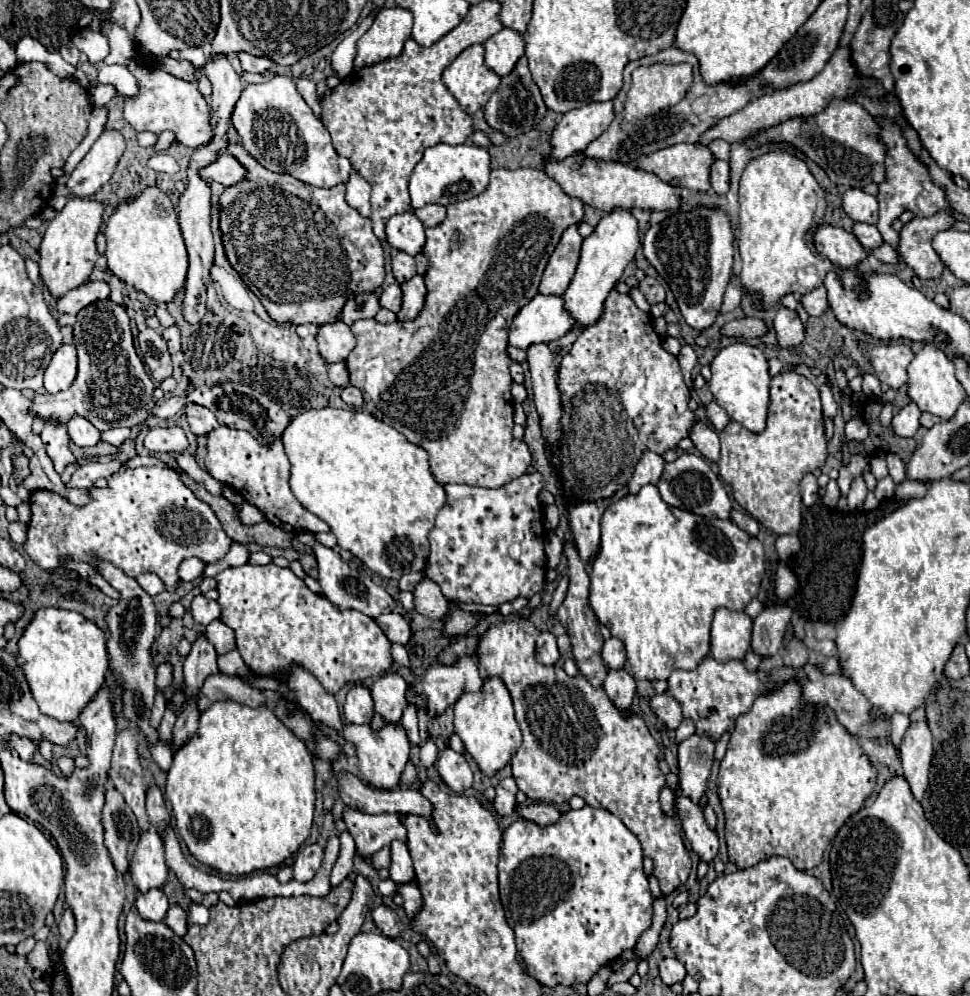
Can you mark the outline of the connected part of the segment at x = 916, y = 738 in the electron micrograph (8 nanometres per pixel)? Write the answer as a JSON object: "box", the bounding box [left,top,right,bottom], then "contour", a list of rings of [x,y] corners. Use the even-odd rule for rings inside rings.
{"box":[899,721,933,801],"contour":[[[927,721],[909,725],[899,753],[903,763],[903,775],[911,787],[911,793],[917,801],[921,801],[929,785],[929,769],[933,757],[933,737]]]}

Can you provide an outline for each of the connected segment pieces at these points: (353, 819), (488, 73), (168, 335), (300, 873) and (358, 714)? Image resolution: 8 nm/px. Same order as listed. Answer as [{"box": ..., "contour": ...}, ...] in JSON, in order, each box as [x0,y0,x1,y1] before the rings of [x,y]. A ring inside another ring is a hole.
[{"box":[343,807,407,863],"contour":[[[345,807],[343,811],[347,831],[353,835],[357,851],[367,859],[367,863],[369,857],[383,845],[389,845],[393,839],[407,839],[403,817],[403,813],[367,815],[357,807]]]},{"box":[443,45,501,115],"contour":[[[471,45],[443,71],[445,87],[469,115],[489,101],[493,89],[497,89],[501,81],[499,75],[485,67],[483,53],[483,45]]]},{"box":[161,325,181,353],"contour":[[[171,325],[171,327],[167,327],[167,329],[163,329],[163,333],[161,333],[161,337],[167,341],[167,347],[169,347],[169,353],[177,353],[179,349],[181,349],[181,341],[179,341],[179,329],[177,329],[177,325]]]},{"box":[293,845,323,883],"contour":[[[307,845],[305,849],[301,849],[297,853],[297,859],[293,863],[293,879],[305,883],[311,881],[313,875],[317,873],[317,869],[321,867],[323,861],[323,849],[319,845]]]},{"box":[343,685,373,725],"contour":[[[355,685],[347,693],[347,701],[343,705],[343,719],[345,719],[345,723],[365,725],[365,723],[371,721],[371,717],[373,717],[371,693],[363,685]]]}]

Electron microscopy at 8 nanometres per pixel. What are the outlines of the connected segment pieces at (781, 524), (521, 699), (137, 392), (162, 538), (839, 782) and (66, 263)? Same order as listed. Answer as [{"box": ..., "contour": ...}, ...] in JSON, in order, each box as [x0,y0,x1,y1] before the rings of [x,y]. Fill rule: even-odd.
[{"box":[719,369,827,535],"contour":[[[783,369],[771,377],[771,403],[763,433],[749,433],[737,423],[729,423],[721,433],[719,475],[731,487],[733,499],[763,527],[775,535],[797,535],[801,527],[799,481],[827,459],[827,439],[817,387],[803,375]]]},{"box":[477,619,691,895],"contour":[[[513,619],[491,625],[479,639],[477,659],[489,677],[499,677],[511,693],[515,719],[523,733],[523,743],[511,759],[513,779],[517,787],[531,801],[563,803],[573,795],[585,799],[587,805],[607,809],[617,815],[625,827],[639,837],[645,857],[653,859],[653,875],[659,881],[661,893],[671,895],[677,887],[685,885],[691,869],[689,851],[683,845],[683,835],[677,835],[677,821],[667,817],[659,807],[659,791],[665,785],[665,775],[657,767],[657,741],[651,737],[645,721],[637,715],[623,719],[621,711],[605,697],[603,689],[593,689],[585,677],[569,677],[561,667],[545,667],[535,657],[536,638],[539,632],[527,619]]]},{"box":[31,299,155,433],"contour":[[[103,299],[81,309],[77,313],[77,323],[73,325],[73,343],[79,357],[77,379],[67,391],[37,395],[31,405],[35,415],[45,419],[57,417],[57,421],[65,423],[73,415],[89,417],[101,433],[113,427],[133,427],[151,417],[151,407],[155,405],[153,381],[135,353],[129,317],[121,305],[111,299]]]},{"box":[23,459,231,591],"contour":[[[111,459],[109,463],[103,465],[101,477],[107,479],[109,487],[99,489],[95,487],[95,481],[99,479],[99,461],[85,461],[79,465],[79,469],[73,473],[73,477],[65,483],[67,489],[83,489],[89,493],[91,501],[83,507],[77,507],[69,503],[63,495],[55,491],[45,491],[45,489],[35,489],[31,491],[31,523],[27,527],[27,541],[23,543],[25,553],[47,573],[57,573],[63,577],[69,577],[77,583],[85,583],[75,571],[67,569],[65,561],[85,561],[95,569],[95,557],[105,559],[119,567],[127,577],[139,577],[141,573],[157,573],[159,579],[163,581],[167,591],[177,591],[181,585],[177,567],[183,559],[187,557],[197,557],[205,563],[215,563],[219,561],[231,547],[231,539],[225,535],[221,529],[221,523],[217,521],[215,513],[207,503],[197,499],[191,489],[181,481],[179,474],[170,468],[161,468],[158,466],[137,467],[129,469],[121,465],[119,461]],[[205,525],[205,535],[199,529]]]},{"box":[717,681,877,871],"contour":[[[789,681],[777,691],[757,697],[751,711],[745,717],[739,717],[727,753],[719,765],[717,795],[725,811],[729,861],[739,869],[753,867],[775,855],[791,859],[801,871],[817,867],[835,833],[863,807],[875,787],[877,769],[867,761],[867,755],[853,735],[843,729],[829,709],[809,709],[799,703],[799,695],[801,681]]]},{"box":[39,197,105,297],"contour":[[[71,197],[67,205],[49,221],[39,249],[41,281],[49,287],[53,297],[63,297],[69,289],[83,285],[99,257],[95,249],[95,237],[101,229],[101,215],[105,205],[93,197]]]}]

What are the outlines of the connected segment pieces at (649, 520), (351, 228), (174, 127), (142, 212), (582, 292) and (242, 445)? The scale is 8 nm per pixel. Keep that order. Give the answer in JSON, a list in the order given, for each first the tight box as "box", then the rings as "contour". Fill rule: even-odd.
[{"box":[591,485,765,681],"contour":[[[645,485],[637,495],[627,495],[621,501],[617,501],[615,505],[611,505],[601,519],[601,549],[597,553],[597,557],[593,559],[591,565],[591,607],[599,619],[599,623],[607,625],[611,635],[621,639],[627,651],[627,661],[631,663],[631,675],[635,679],[647,679],[647,681],[655,681],[655,679],[667,679],[671,675],[673,669],[695,669],[707,655],[709,655],[709,631],[711,631],[711,621],[713,621],[713,613],[719,607],[727,607],[727,609],[735,609],[735,611],[743,611],[747,607],[747,603],[757,595],[763,573],[765,573],[765,565],[763,565],[763,543],[757,537],[751,537],[749,533],[745,533],[743,529],[739,529],[731,519],[703,519],[695,513],[683,511],[683,509],[675,509],[667,503],[663,503],[659,491],[655,485]]]},{"box":[221,143,385,323],"contour":[[[231,143],[227,151],[237,157],[247,167],[247,179],[229,187],[221,203],[221,231],[223,247],[231,267],[241,275],[245,285],[257,295],[263,303],[269,317],[277,323],[335,323],[347,303],[347,299],[359,293],[371,293],[381,287],[385,279],[385,255],[381,241],[371,229],[371,219],[361,217],[345,201],[345,183],[339,183],[331,189],[319,189],[305,185],[289,177],[287,173],[271,173],[265,167],[257,165],[243,145]]]},{"box":[91,61,213,149],"contour":[[[131,61],[127,67],[137,79],[139,93],[135,97],[125,97],[113,85],[101,85],[91,91],[93,105],[101,105],[103,97],[119,97],[123,99],[125,121],[135,131],[151,131],[155,135],[161,135],[163,131],[171,131],[177,143],[191,147],[191,149],[195,149],[197,145],[203,145],[205,141],[209,141],[209,137],[213,137],[213,131],[209,125],[209,105],[205,103],[197,85],[189,85],[187,81],[181,81],[161,71],[159,67],[147,65],[143,61]]]},{"box":[105,187,187,303],"contour":[[[147,187],[137,199],[117,205],[113,217],[105,227],[107,263],[109,271],[125,285],[143,291],[157,303],[169,303],[185,285],[187,249],[177,225],[177,213],[169,197],[157,187]]]},{"box":[563,209,641,329],"contour":[[[615,209],[613,213],[603,217],[599,221],[599,225],[595,227],[595,233],[583,239],[581,259],[579,259],[577,271],[575,271],[567,291],[563,293],[565,311],[575,321],[573,329],[591,327],[603,317],[603,303],[605,303],[609,291],[621,279],[625,267],[633,261],[639,245],[641,245],[641,239],[637,233],[637,221],[625,209]]]},{"box":[205,425,329,533],"contour":[[[221,425],[213,433],[209,433],[205,465],[207,465],[207,471],[217,481],[235,487],[235,491],[239,491],[239,495],[245,501],[255,505],[269,523],[291,533],[329,531],[329,525],[317,515],[313,515],[311,511],[307,511],[291,493],[291,487],[289,487],[291,465],[285,455],[283,443],[279,439],[273,441],[273,445],[265,447],[253,435]]]}]

